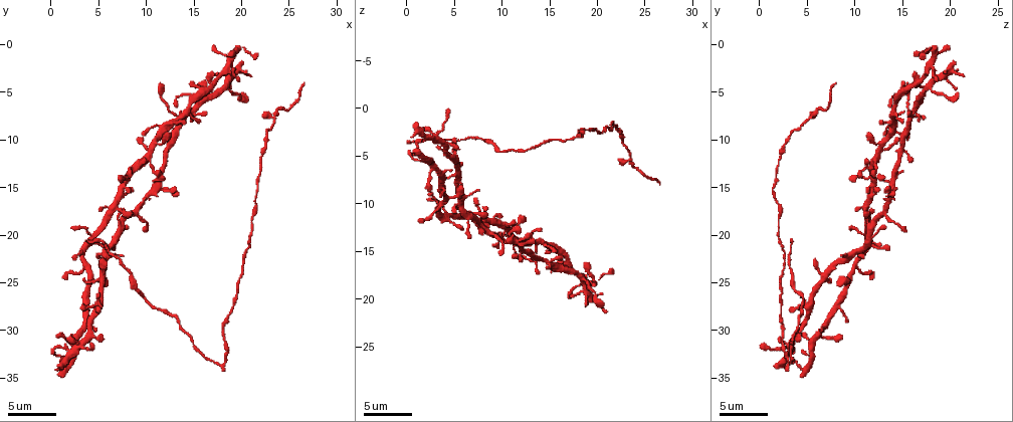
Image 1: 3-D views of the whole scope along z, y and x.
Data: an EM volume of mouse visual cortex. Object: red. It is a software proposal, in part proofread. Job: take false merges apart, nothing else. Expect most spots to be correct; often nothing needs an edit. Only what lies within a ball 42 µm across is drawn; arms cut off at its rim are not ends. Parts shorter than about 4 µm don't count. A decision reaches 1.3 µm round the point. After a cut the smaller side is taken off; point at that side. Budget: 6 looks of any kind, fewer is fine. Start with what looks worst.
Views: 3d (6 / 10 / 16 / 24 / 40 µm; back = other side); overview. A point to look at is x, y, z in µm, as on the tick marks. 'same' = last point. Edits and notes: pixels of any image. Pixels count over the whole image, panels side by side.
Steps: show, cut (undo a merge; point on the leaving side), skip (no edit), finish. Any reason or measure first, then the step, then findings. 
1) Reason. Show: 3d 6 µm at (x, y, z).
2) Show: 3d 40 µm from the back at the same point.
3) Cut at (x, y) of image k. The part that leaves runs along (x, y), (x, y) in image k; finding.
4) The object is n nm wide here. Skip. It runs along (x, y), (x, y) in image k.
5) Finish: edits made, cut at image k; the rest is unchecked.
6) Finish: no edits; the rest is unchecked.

Four arms meet. Show: 3d 10 µm at (5.4, 24.2, 6.4).

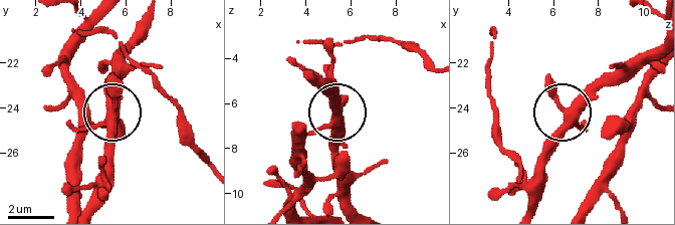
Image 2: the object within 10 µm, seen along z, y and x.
The side arm is 13 µm long; 4 arms meet here. Skip. Continuous, no second cell.

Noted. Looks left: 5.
Four-way junction. Show: 3d 10 µm at (4.2, 20.6, 11.2).

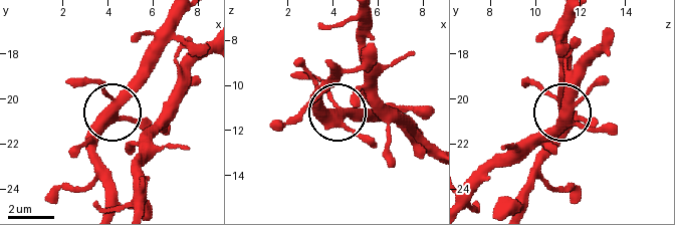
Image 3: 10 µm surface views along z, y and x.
4 arms meet here. Skip. Continuous, no second cell.

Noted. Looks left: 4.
Three arms meet. Show: 3d 16 µm at (23.4, 8.4, 4.8).

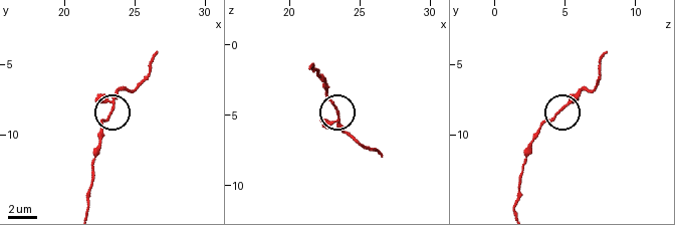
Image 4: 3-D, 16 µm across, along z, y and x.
The object is 120 nm wide here. Skip. It runs along (87, 208), (90, 169), (101, 123), (122, 86) in image 4; all the same cell.

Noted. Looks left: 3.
Finish: no edits; the rest is unchecked.

